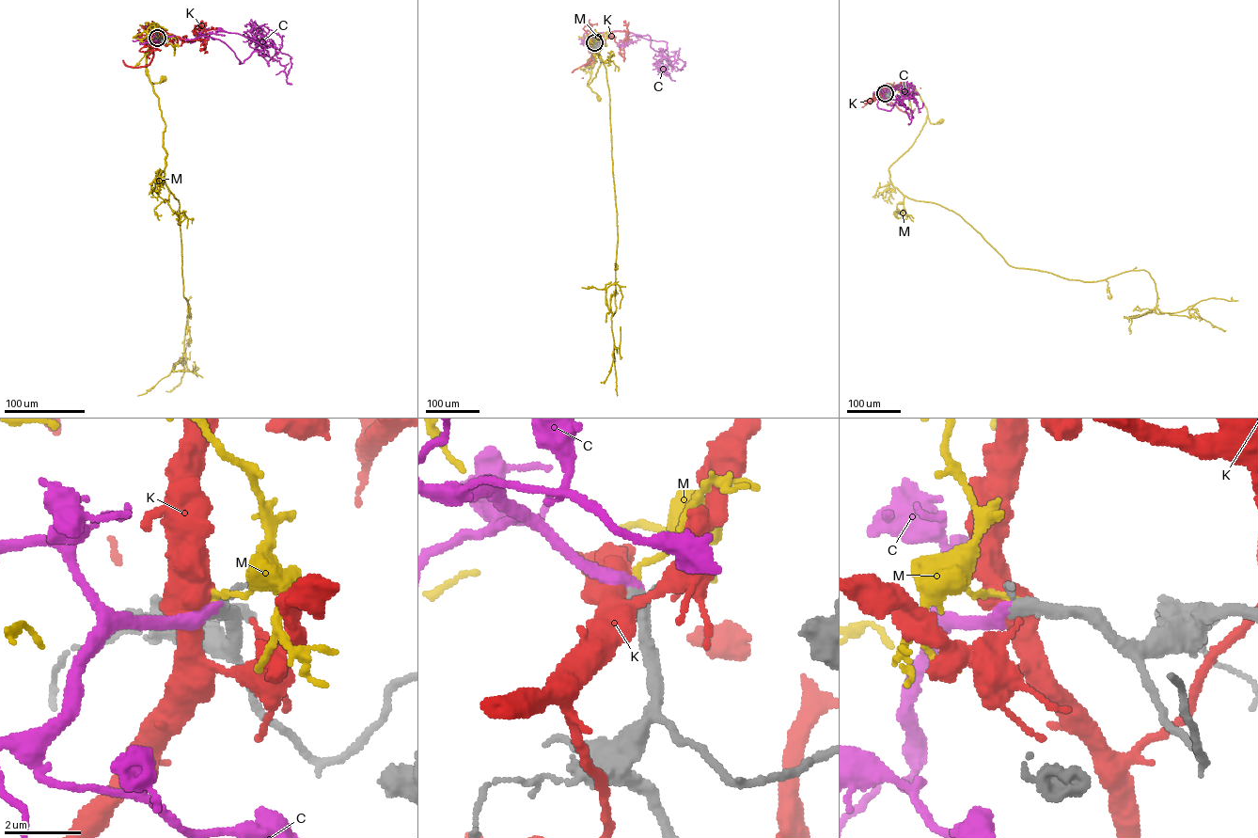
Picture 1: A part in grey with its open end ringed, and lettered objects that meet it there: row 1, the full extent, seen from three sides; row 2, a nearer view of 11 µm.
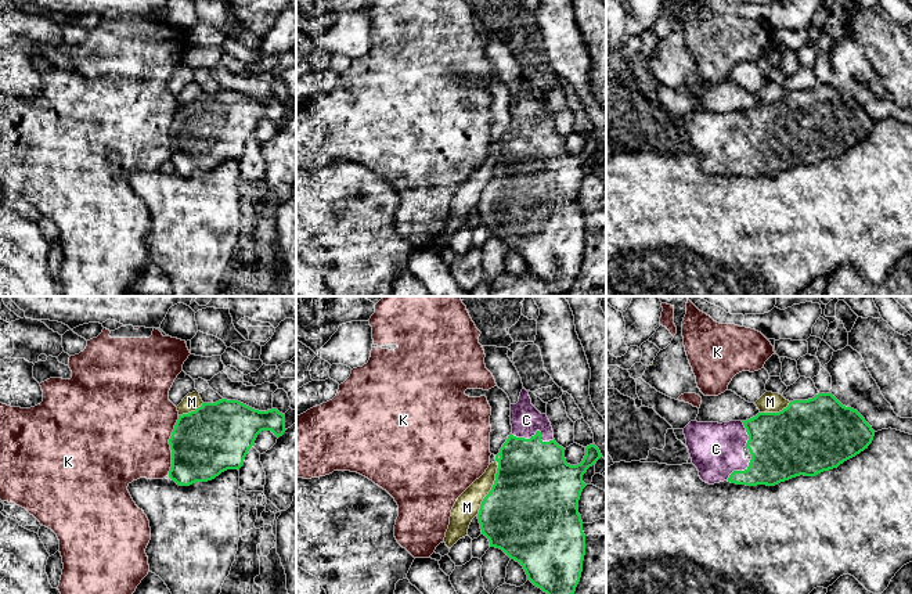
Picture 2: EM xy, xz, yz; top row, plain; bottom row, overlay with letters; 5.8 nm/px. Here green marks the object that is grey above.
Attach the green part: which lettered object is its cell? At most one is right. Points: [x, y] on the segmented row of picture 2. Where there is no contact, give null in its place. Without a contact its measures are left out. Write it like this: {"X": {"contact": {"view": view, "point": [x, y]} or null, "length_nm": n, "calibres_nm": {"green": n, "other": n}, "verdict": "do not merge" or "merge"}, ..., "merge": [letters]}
{"C": {"contact": {"view": "xz", "point": [536, 432]}, "length_nm": 260, "calibres_nm": {"green": 420, "other": 180}, "verdict": "merge"}, "K": {"contact": {"view": "xy", "point": [170, 446]}, "length_nm": 360, "calibres_nm": {"green": 400, "other": 460}, "verdict": "do not merge"}, "M": {"contact": {"view": "xz", "point": [491, 488]}, "length_nm": 340, "calibres_nm": {"green": 500, "other": 150}, "verdict": "do not merge"}, "merge": ["C"]}

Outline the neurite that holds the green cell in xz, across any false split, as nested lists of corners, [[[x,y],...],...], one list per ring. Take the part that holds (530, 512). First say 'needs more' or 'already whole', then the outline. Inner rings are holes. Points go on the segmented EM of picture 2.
needs more; [[[525,388],[520,392],[519,402],[516,404],[511,404],[511,415],[509,417],[511,417],[512,432],[508,436],[507,442],[500,449],[500,453],[495,456],[495,461],[498,462],[495,480],[494,480],[494,485],[493,485],[491,490],[489,492],[489,494],[483,498],[479,514],[477,514],[482,534],[484,534],[489,539],[490,547],[502,550],[511,559],[515,559],[516,562],[519,562],[527,575],[527,580],[530,580],[534,586],[541,588],[544,593],[547,593],[547,594],[574,594],[576,587],[581,577],[583,561],[584,561],[584,555],[585,555],[585,534],[583,532],[581,515],[578,514],[578,508],[577,508],[581,492],[587,486],[583,482],[583,475],[587,472],[587,469],[590,467],[592,467],[602,457],[602,454],[595,444],[590,444],[585,447],[585,456],[580,464],[577,464],[577,465],[567,464],[566,458],[565,458],[565,449],[555,442],[554,431],[552,431],[551,422],[549,422],[547,414],[541,414],[531,404],[529,392]]]

